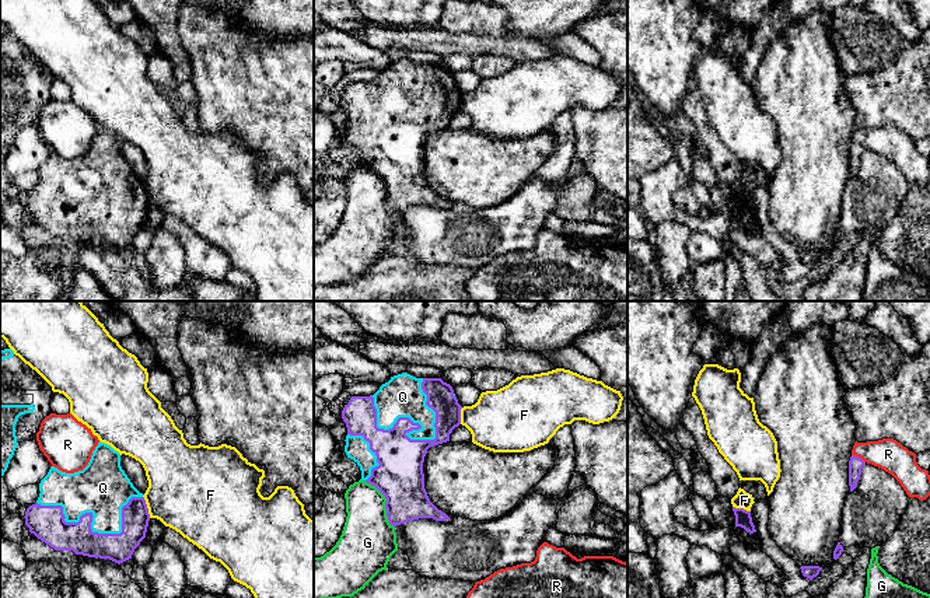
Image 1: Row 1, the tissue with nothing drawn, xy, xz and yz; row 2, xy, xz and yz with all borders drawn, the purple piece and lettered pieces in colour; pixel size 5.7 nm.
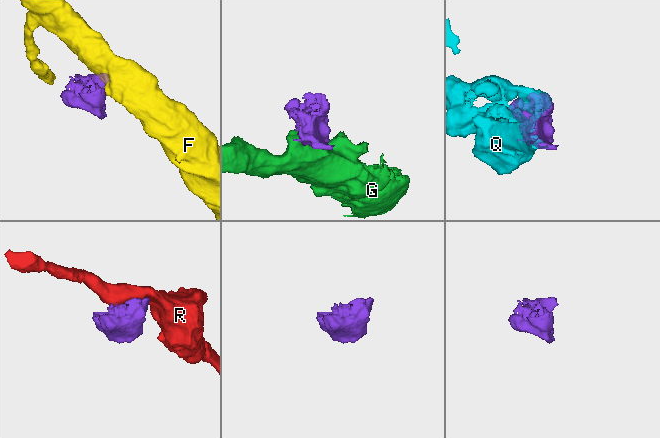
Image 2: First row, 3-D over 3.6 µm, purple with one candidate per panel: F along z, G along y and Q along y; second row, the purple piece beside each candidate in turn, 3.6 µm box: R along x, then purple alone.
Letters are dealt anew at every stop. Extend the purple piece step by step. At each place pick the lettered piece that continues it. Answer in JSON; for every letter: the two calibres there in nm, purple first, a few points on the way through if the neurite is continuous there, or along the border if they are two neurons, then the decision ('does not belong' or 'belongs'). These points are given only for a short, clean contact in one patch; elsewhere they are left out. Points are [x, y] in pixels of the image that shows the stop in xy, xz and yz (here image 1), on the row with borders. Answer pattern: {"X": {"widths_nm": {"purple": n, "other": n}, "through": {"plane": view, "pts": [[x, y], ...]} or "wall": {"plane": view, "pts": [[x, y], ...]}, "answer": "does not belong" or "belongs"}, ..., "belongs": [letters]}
{"F": {"widths_nm": {"purple": 160, "other": 460}, "wall": {"plane": "xy", "pts": [[143, 496], [150, 517]]}, "answer": "does not belong"}, "G": {"widths_nm": {"purple": 280, "other": 320}, "answer": "does not belong"}, "Q": {"widths_nm": {"purple": 260, "other": 240}, "answer": "belongs"}, "R": {"widths_nm": {"purple": 90, "other": 180}, "answer": "does not belong"}, "belongs": ["Q"]}

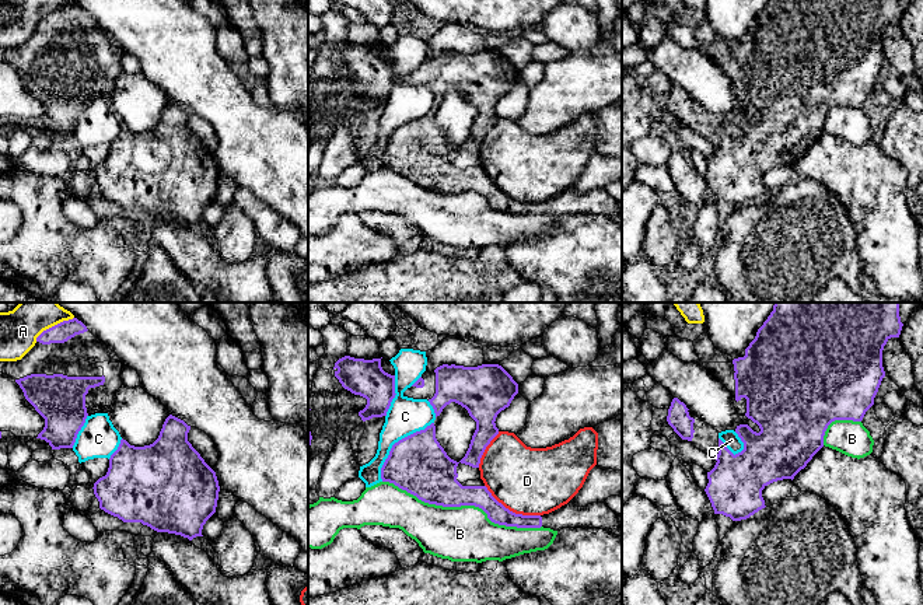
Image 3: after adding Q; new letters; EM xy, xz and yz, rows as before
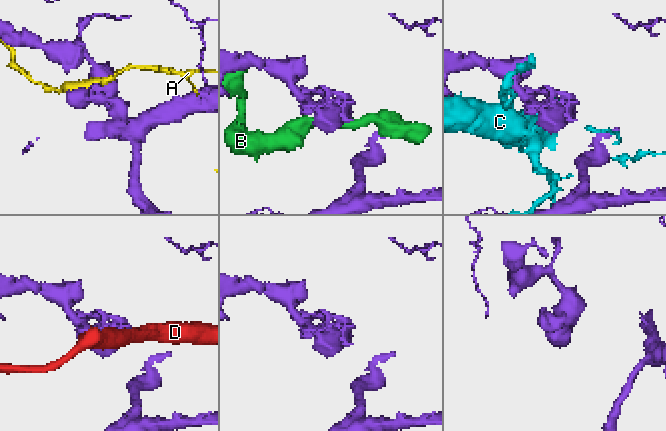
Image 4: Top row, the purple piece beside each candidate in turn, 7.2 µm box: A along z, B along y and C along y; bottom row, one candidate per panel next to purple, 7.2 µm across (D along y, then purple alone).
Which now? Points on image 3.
{"A": {"widths_nm": {"purple": 110, "other": 240}, "answer": "does not belong"}, "B": {"widths_nm": {"purple": 300, "other": 320}, "answer": "does not belong"}, "C": {"widths_nm": {"purple": 340, "other": 220}, "answer": "does not belong"}, "D": {"widths_nm": {"purple": 120, "other": 380}, "answer": "does not belong"}, "belongs": []}

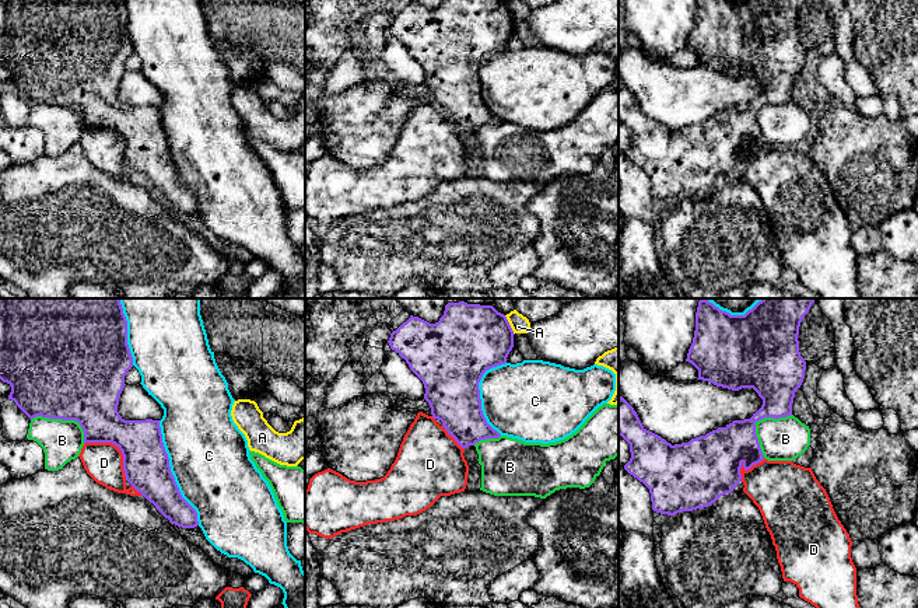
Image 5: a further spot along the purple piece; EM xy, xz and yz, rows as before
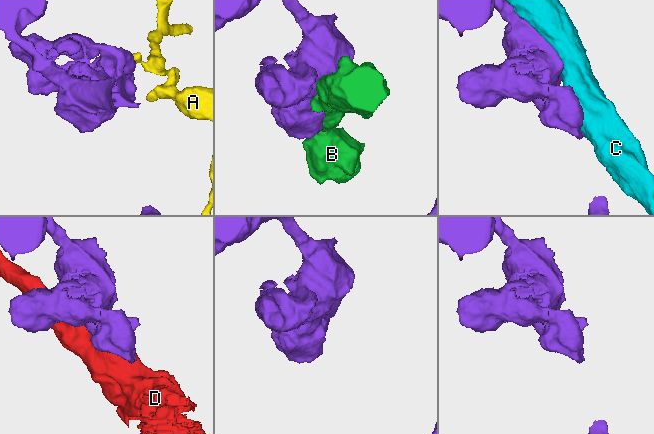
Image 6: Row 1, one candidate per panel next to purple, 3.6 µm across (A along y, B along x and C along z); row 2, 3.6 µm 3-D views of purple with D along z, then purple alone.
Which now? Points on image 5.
{"A": {"widths_nm": {"purple": 400, "other": 110}, "wall": {"plane": "xz", "pts": [[504, 315], [514, 334]]}, "answer": "does not belong"}, "B": {"widths_nm": {"purple": 260, "other": 240}, "answer": "does not belong"}, "C": {"widths_nm": {"purple": 260, "other": 460}, "answer": "does not belong"}, "D": {"widths_nm": {"purple": 260, "other": 220}, "answer": "does not belong"}, "belongs": []}

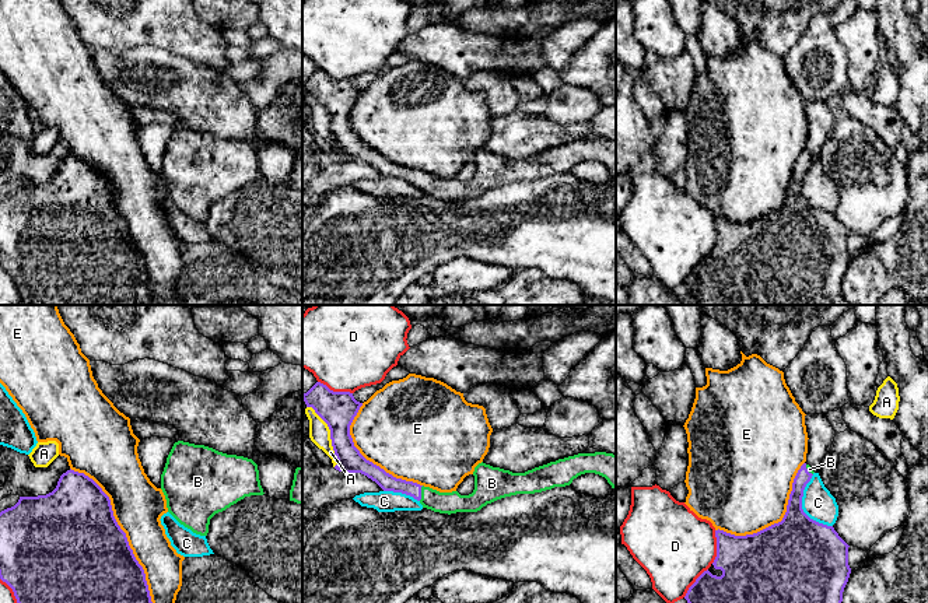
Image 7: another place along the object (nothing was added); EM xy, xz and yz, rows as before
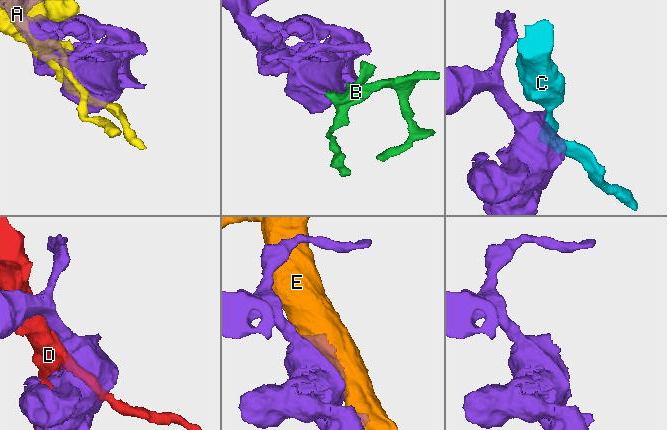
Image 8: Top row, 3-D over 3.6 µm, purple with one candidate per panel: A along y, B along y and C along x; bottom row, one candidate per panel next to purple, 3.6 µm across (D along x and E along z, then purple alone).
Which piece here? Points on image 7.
{"A": {"widths_nm": {"purple": 200, "other": 120}, "answer": "does not belong"}, "B": {"widths_nm": {"purple": 100, "other": 130}, "through": {"plane": "xz", "pts": [[387, 481], [420, 493], [444, 502]]}, "answer": "belongs"}, "C": {"widths_nm": {"purple": 400, "other": 180}, "answer": "does not belong"}, "D": {"widths_nm": {"purple": 200, "other": 460}, "answer": "does not belong"}, "E": {"widths_nm": {"purple": 500, "other": 300}, "answer": "does not belong"}, "belongs": ["B"]}

